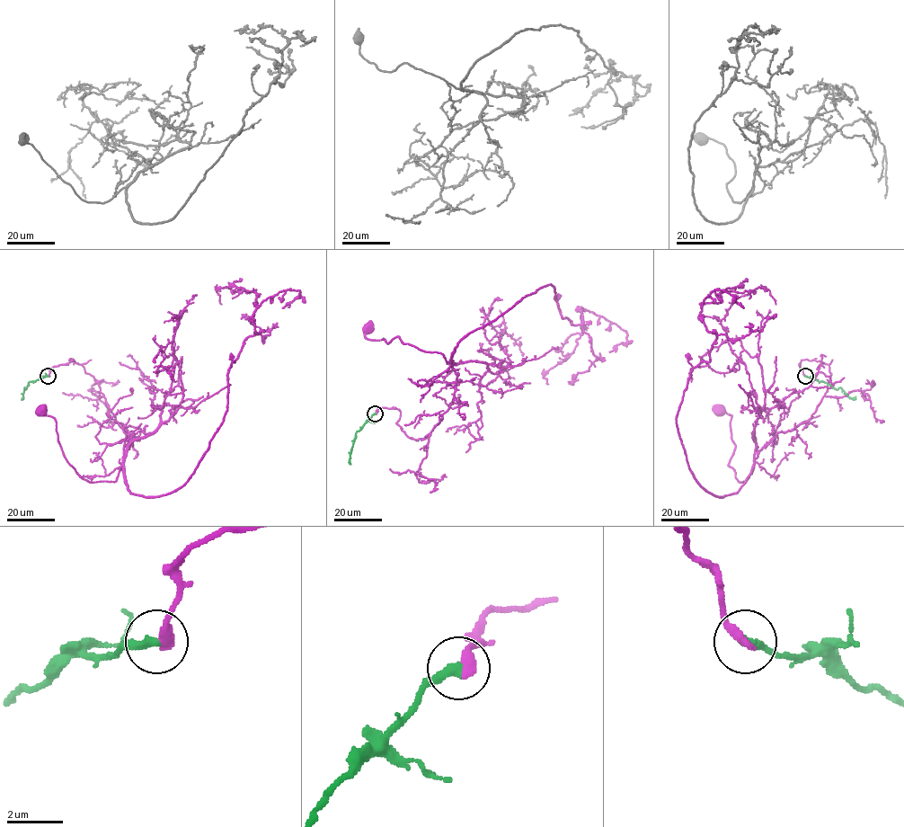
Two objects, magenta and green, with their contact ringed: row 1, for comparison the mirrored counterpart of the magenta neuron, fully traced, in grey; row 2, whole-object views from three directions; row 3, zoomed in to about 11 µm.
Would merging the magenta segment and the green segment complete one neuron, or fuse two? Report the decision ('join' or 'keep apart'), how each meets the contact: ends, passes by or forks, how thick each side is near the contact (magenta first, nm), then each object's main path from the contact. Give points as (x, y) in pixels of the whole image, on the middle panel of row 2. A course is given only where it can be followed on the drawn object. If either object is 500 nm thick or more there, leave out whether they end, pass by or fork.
keep apart; magenta ends there; green ends there; 400 nm thick on the magenta side, 360 nm on the other; magenta runs (376, 413), (396, 408), (408, 437), (424, 437), (452, 402), (456, 374), (441, 353), (368, 340), (367, 327); green runs (375, 413), (356, 433), (350, 464)

